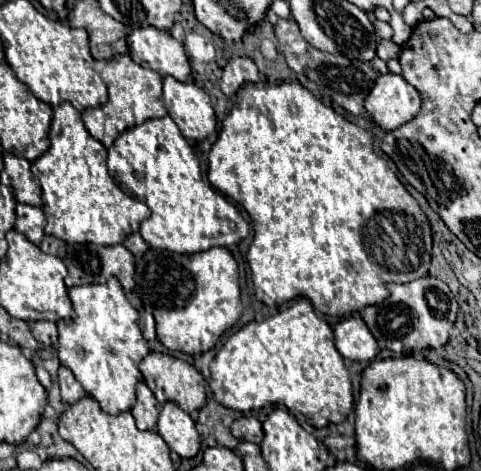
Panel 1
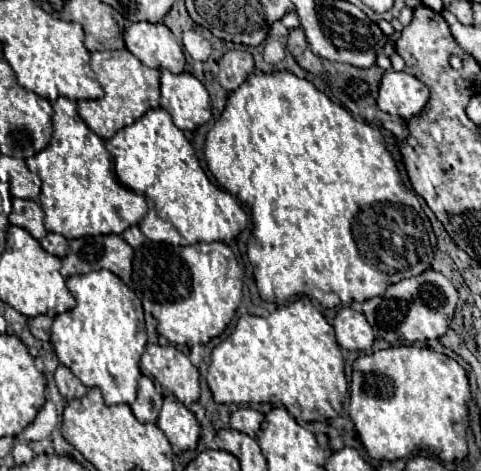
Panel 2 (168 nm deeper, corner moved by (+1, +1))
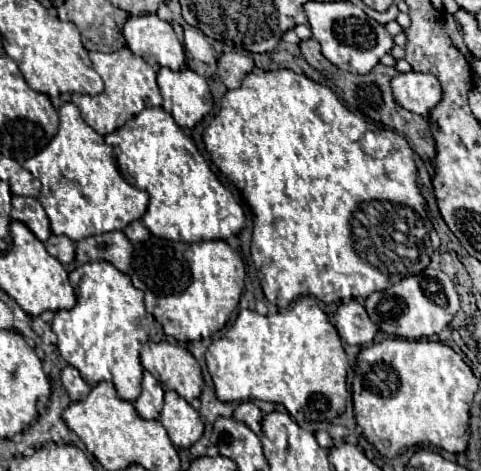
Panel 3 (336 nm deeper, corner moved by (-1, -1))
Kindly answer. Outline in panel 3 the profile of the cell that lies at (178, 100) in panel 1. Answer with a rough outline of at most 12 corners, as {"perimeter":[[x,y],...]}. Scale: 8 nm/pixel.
{"perimeter":[[160,68],[162,108],[180,128],[212,110],[206,80],[190,68]]}

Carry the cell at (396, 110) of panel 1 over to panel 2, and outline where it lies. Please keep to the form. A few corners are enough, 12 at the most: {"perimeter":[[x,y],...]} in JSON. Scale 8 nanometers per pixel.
{"perimeter":[[384,72],[378,108],[404,120],[428,102],[406,72]]}

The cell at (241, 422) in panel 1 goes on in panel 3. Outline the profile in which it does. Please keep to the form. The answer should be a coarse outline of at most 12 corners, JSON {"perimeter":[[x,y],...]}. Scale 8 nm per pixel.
{"perimeter":[[242,402],[234,418],[260,434],[262,412],[254,402]]}

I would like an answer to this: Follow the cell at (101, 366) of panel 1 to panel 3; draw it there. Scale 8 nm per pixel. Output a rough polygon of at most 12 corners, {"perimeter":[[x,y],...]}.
{"perimeter":[[104,260],[70,270],[52,320],[90,386],[136,400],[149,341],[142,290]]}

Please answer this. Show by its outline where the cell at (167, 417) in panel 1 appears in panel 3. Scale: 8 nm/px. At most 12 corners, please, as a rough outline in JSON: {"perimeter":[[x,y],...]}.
{"perimeter":[[164,396],[160,422],[174,446],[188,448],[204,422],[182,396]]}

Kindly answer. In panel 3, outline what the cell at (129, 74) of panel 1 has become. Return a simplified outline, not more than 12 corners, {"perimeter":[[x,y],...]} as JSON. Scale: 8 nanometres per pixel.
{"perimeter":[[128,46],[90,52],[104,80],[96,96],[72,94],[84,122],[114,132],[162,104],[156,70]]}

